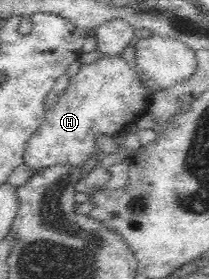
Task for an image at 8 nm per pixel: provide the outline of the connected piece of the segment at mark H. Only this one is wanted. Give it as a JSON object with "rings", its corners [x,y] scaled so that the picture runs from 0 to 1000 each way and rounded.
{"rings":[[[498,201],[435,233],[392,233],[364,269],[330,276],[321,319],[273,344],[254,384],[215,398],[201,448],[134,498],[110,584],[148,606],[268,588],[392,599],[440,552],[478,548],[455,484],[545,491],[598,473],[593,455],[708,405],[713,355],[718,330],[684,315],[656,262],[569,201]]]}

